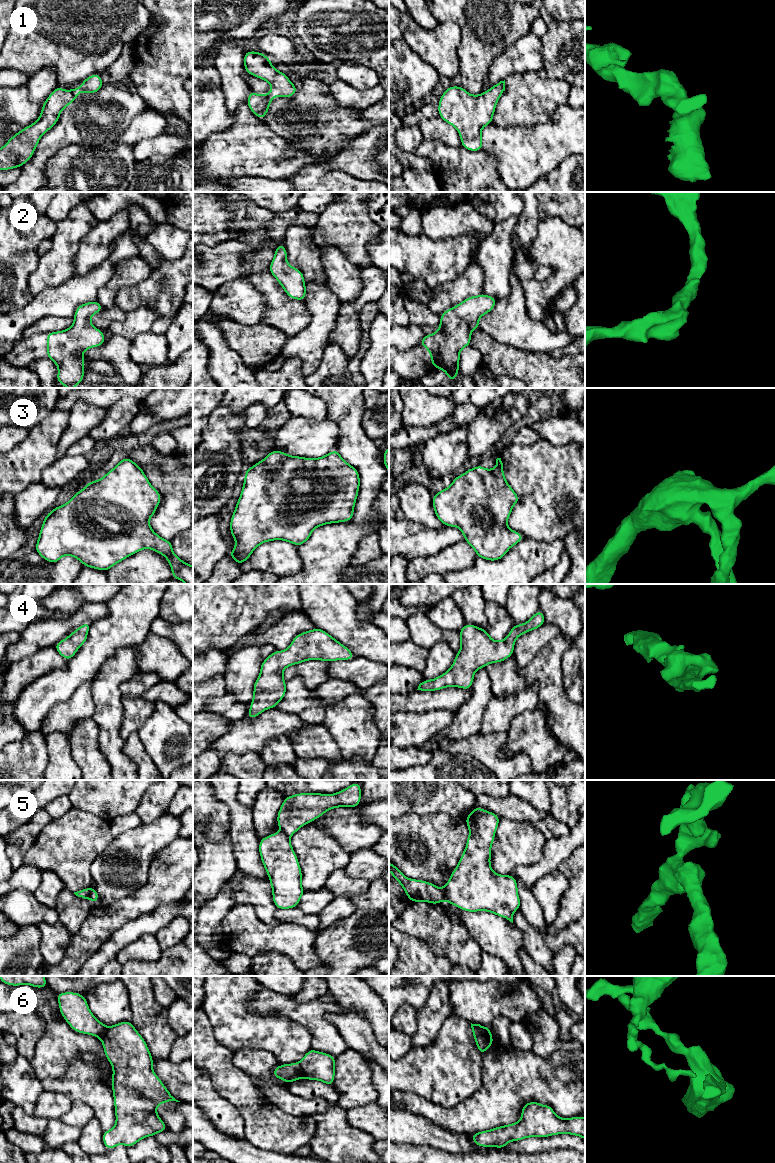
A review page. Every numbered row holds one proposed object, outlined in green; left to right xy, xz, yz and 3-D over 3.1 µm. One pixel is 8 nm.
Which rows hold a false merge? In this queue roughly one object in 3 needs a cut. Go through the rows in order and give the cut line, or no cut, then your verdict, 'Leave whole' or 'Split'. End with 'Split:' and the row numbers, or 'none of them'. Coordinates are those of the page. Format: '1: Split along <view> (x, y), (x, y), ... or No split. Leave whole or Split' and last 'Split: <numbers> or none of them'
1: No split. Leave whole
2: No split. Leave whole
3: No split. Leave whole
4: No split. Leave whole
5: Split along xy (91, 888), (87, 898). Split
6: Split along yz (475, 1024), (480, 1030), (490, 1034). Split
Split: 5, 6

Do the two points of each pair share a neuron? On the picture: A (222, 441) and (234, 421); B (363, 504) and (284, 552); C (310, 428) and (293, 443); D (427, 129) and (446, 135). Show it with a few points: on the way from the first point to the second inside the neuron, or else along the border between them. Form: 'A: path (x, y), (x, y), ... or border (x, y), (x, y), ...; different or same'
A: path (222, 436), (222, 432), (229, 425); same
B: border (297, 547), (301, 570); different
C: path (306, 432), (297, 439); same
D: path (432, 129), (441, 131); same

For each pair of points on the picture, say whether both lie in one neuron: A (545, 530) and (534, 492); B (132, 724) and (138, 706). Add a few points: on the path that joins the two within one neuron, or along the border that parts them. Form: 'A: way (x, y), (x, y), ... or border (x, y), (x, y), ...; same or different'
A: way (545, 521), (545, 503), (543, 501); same
B: way (132, 720), (137, 710); same

